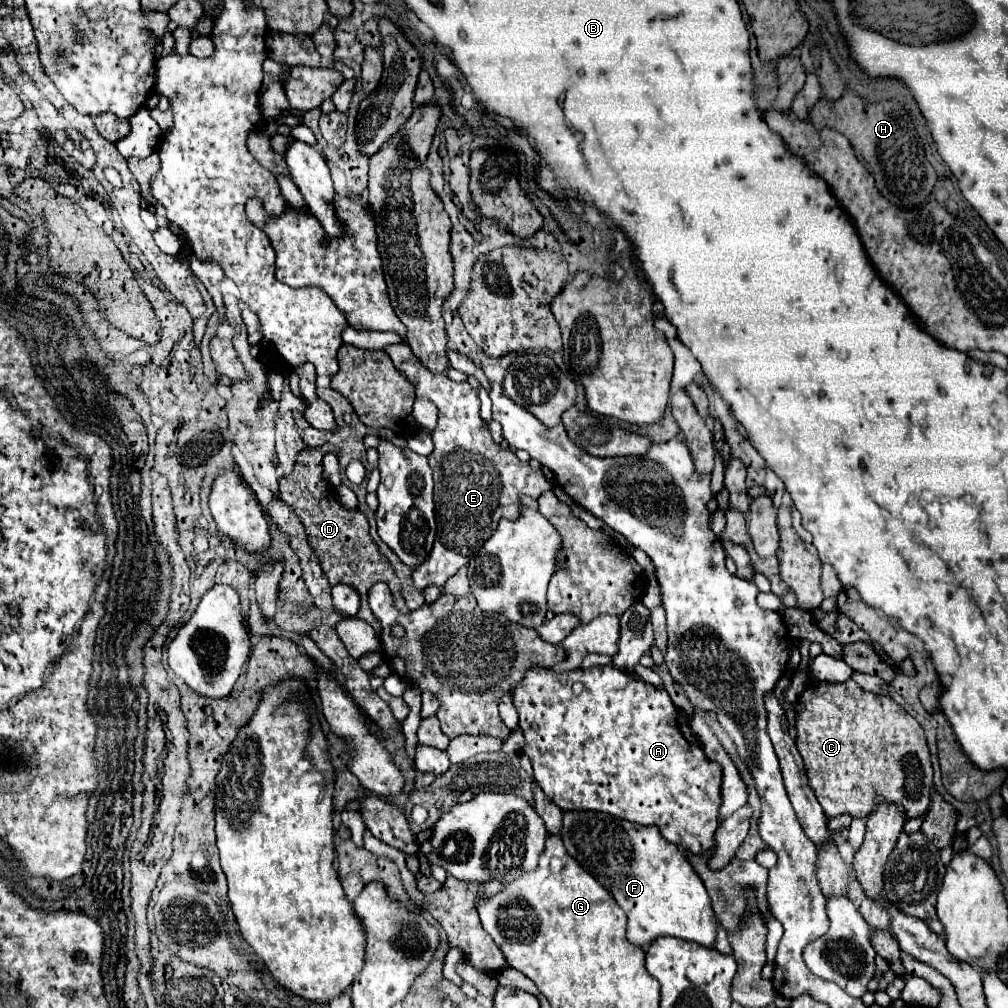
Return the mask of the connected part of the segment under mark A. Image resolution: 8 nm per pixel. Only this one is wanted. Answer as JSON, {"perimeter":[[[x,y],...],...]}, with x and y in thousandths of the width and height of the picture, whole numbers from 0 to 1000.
{"perimeter":[[[598,660],[598,662],[588,662],[584,666],[563,666],[563,668],[545,668],[539,662],[529,662],[521,668],[521,674],[509,684],[509,697],[513,701],[515,707],[515,721],[519,723],[521,729],[521,741],[519,747],[527,753],[529,757],[529,771],[531,777],[539,783],[539,787],[553,797],[559,805],[598,805],[604,807],[608,811],[614,813],[622,813],[634,818],[652,818],[656,828],[670,836],[670,838],[678,838],[678,842],[688,844],[688,846],[695,846],[707,840],[707,826],[713,820],[711,814],[711,805],[713,805],[713,773],[715,773],[715,765],[711,757],[701,755],[701,751],[697,749],[697,743],[693,741],[693,733],[689,733],[682,709],[670,705],[666,691],[662,689],[662,686],[650,684],[648,680],[622,670],[620,666],[614,666],[612,662],[606,660]]]}

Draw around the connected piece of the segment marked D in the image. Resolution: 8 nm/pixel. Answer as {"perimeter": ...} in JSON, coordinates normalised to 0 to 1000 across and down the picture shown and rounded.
{"perimeter":[[[320,439],[314,443],[303,443],[293,457],[291,469],[285,473],[277,473],[277,491],[281,495],[281,499],[285,499],[297,513],[297,517],[303,523],[305,529],[305,537],[311,545],[311,549],[316,555],[316,561],[320,564],[320,568],[324,570],[328,580],[334,578],[344,578],[348,582],[352,582],[356,586],[358,592],[358,604],[354,608],[356,614],[364,616],[374,628],[376,628],[376,616],[368,610],[366,606],[366,598],[364,598],[364,586],[370,578],[374,576],[382,576],[390,590],[392,596],[396,596],[396,606],[404,608],[404,600],[402,594],[398,590],[398,576],[392,570],[386,555],[376,547],[376,543],[372,541],[372,537],[366,531],[366,519],[362,515],[362,511],[358,507],[346,507],[342,505],[336,497],[332,487],[326,483],[326,479],[322,481],[320,473],[318,473],[318,453],[322,449],[330,449],[330,451],[338,451],[336,449],[336,441],[330,439]]]}

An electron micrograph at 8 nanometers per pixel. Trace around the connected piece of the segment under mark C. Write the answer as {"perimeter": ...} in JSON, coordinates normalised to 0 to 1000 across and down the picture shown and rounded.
{"perimeter":[[[846,674],[838,678],[807,678],[791,693],[789,721],[791,743],[799,757],[803,779],[814,797],[818,811],[844,809],[846,813],[860,813],[874,797],[890,797],[898,801],[898,811],[914,811],[922,803],[926,763],[922,743],[914,719],[884,691],[856,686]]]}

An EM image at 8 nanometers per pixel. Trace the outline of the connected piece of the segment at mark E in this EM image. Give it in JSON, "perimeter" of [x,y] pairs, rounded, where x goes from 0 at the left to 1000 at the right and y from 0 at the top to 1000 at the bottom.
{"perimeter":[[[384,342],[382,350],[392,360],[392,366],[404,374],[404,378],[412,384],[412,392],[418,396],[424,396],[434,402],[436,406],[436,418],[434,424],[428,430],[430,436],[430,447],[424,453],[426,461],[430,465],[430,477],[432,477],[432,513],[434,513],[434,531],[430,539],[430,547],[426,553],[410,566],[410,578],[416,584],[422,584],[424,580],[439,580],[455,563],[465,559],[465,551],[471,551],[475,543],[489,531],[493,519],[497,513],[501,515],[515,515],[519,509],[517,493],[525,491],[533,495],[539,487],[549,485],[549,481],[541,475],[537,465],[527,465],[525,459],[519,459],[507,449],[505,445],[497,445],[485,430],[483,420],[475,414],[475,392],[473,388],[461,378],[451,380],[443,372],[428,372],[410,352],[410,348],[404,342]]]}

